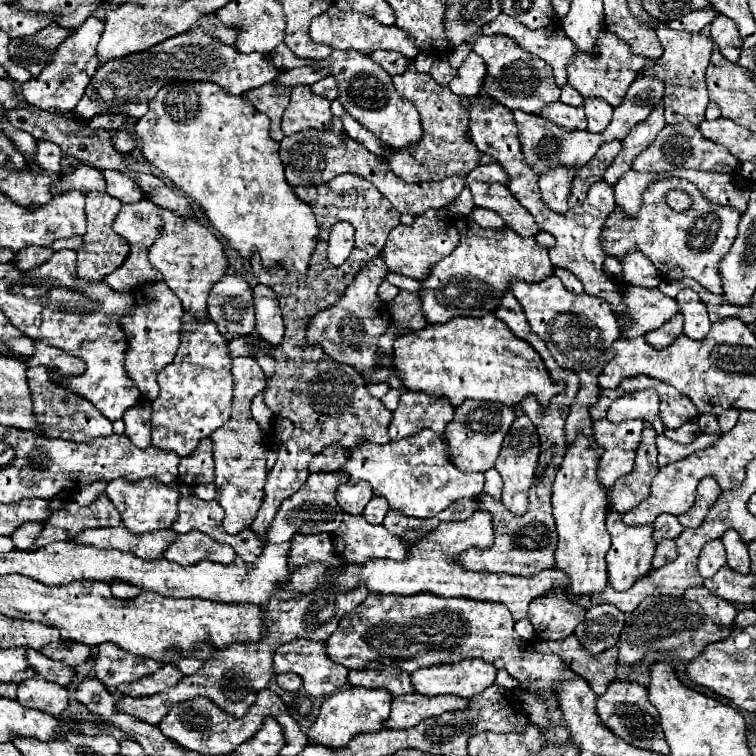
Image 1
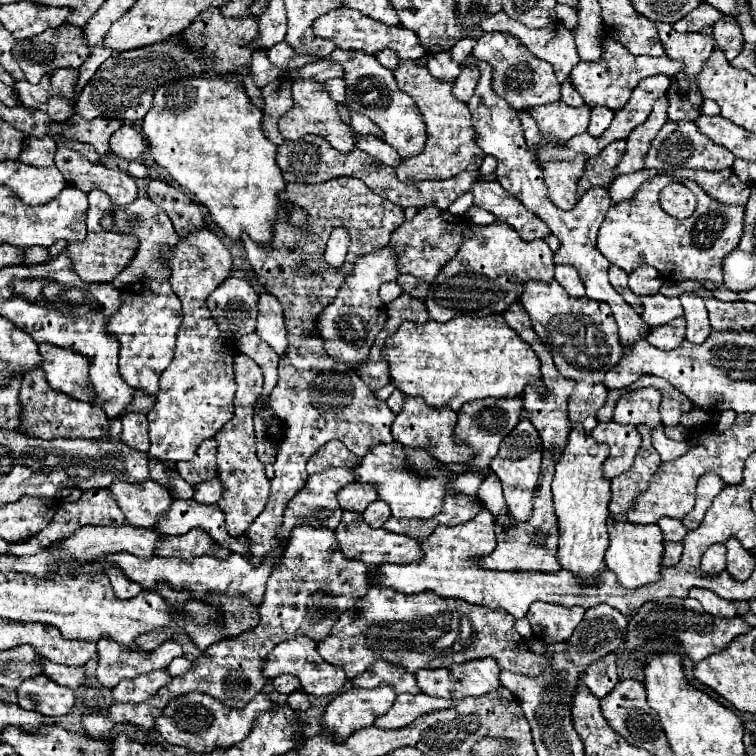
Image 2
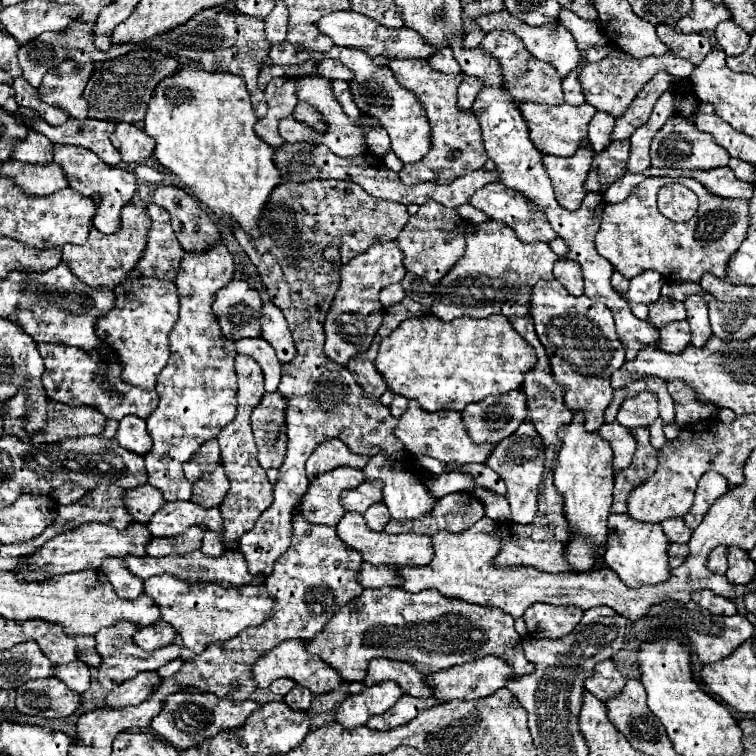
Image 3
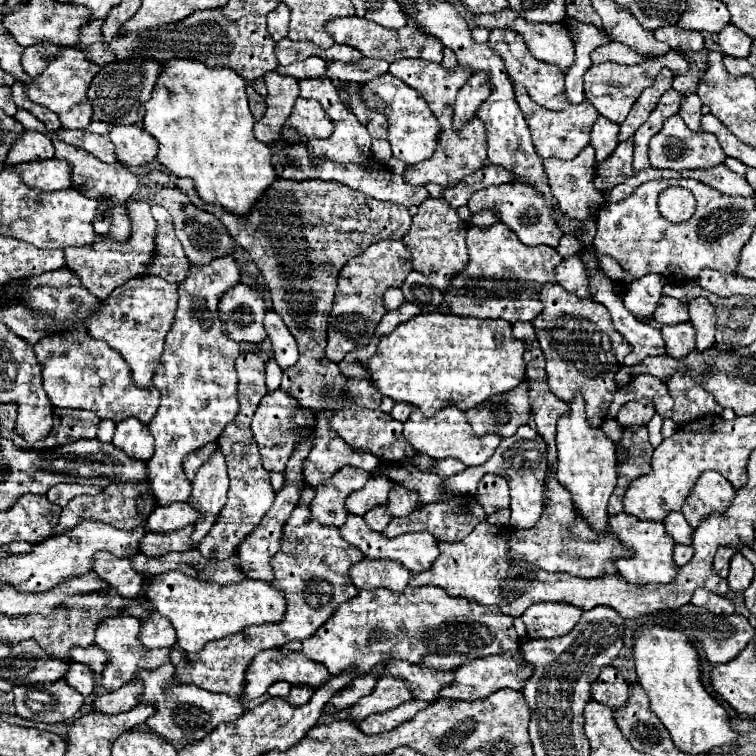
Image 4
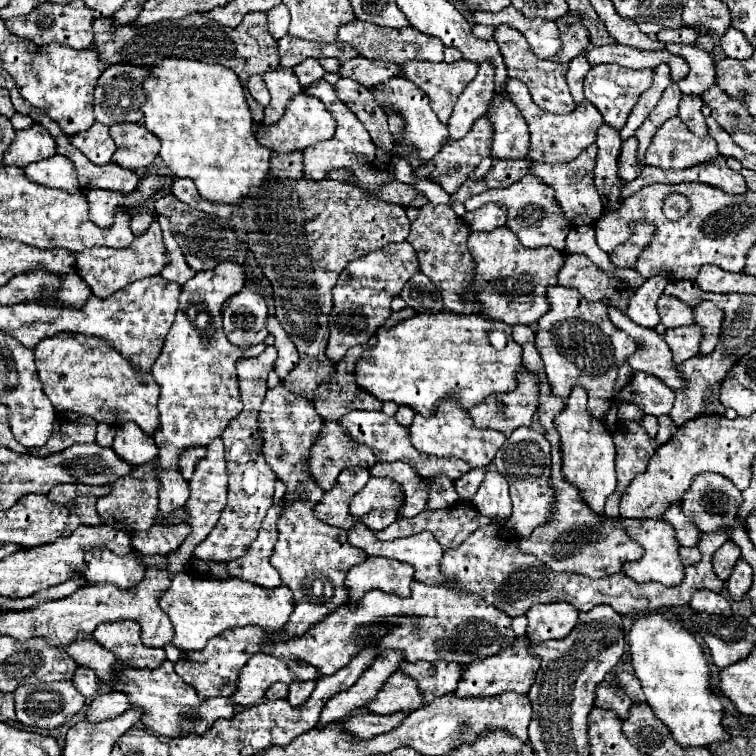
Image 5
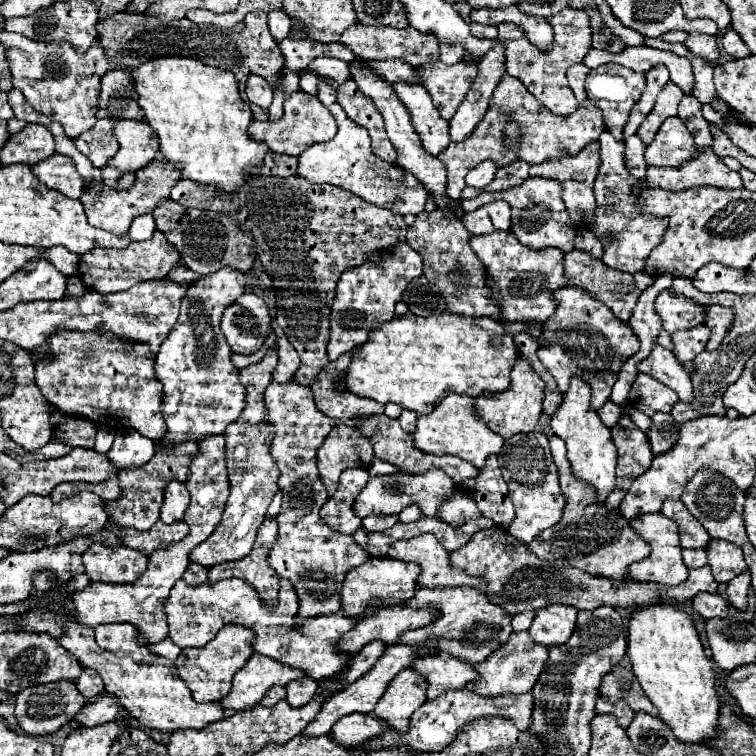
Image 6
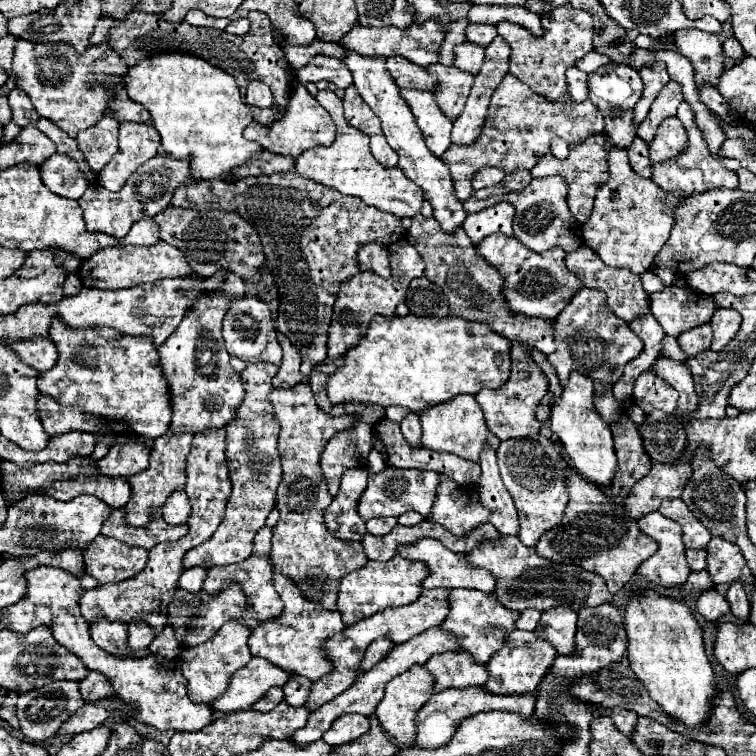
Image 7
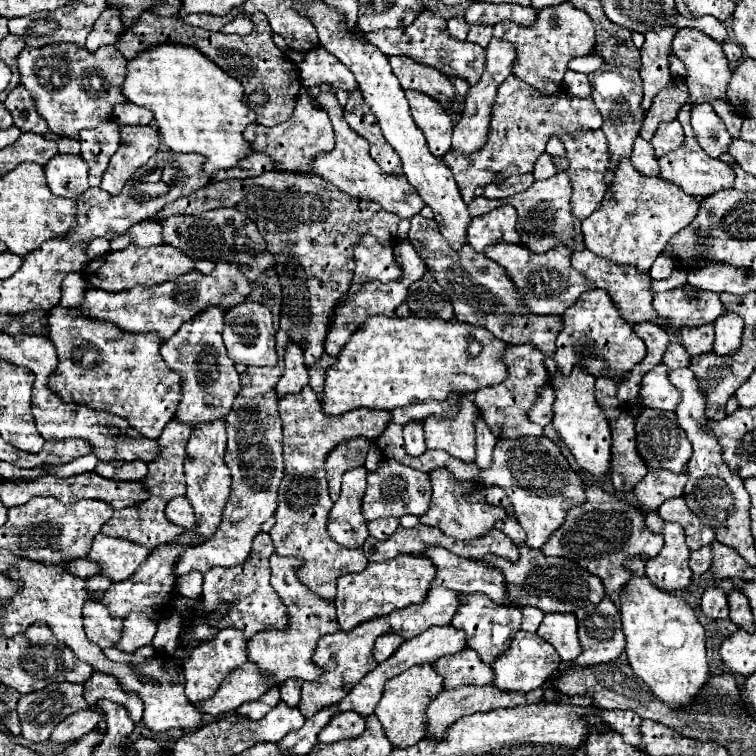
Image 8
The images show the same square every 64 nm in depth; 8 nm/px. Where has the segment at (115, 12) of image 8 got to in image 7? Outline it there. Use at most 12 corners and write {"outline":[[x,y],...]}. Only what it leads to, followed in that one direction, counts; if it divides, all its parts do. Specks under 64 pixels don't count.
{"outline":[[100,16],[90,36],[90,46],[108,42],[116,26],[112,16]]}

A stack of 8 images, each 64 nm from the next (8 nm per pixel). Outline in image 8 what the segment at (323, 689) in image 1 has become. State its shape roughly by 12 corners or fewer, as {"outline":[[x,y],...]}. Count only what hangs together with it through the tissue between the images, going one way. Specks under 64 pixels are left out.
{"outline":[[254,662],[232,670],[212,698],[196,704],[216,718],[236,712],[274,684]]}

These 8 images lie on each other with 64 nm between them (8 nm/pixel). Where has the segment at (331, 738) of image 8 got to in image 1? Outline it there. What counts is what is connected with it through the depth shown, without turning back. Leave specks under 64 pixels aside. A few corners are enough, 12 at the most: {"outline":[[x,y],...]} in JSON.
{"outline":[[396,696],[384,726],[390,730],[452,710],[468,700],[456,696]]}

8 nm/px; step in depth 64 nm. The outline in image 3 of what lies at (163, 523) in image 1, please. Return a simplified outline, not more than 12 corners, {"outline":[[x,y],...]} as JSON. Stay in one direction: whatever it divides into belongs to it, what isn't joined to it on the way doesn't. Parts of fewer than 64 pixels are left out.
{"outline":[[150,484],[126,490],[126,506],[136,522],[148,524],[164,506]]}

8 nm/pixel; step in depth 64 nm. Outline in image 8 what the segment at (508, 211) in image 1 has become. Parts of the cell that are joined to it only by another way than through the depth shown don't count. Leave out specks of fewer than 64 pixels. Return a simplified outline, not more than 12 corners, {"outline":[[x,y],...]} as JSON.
{"outline":[[564,172],[502,200],[468,204],[480,216],[504,204],[518,212],[522,246],[584,250]]}

